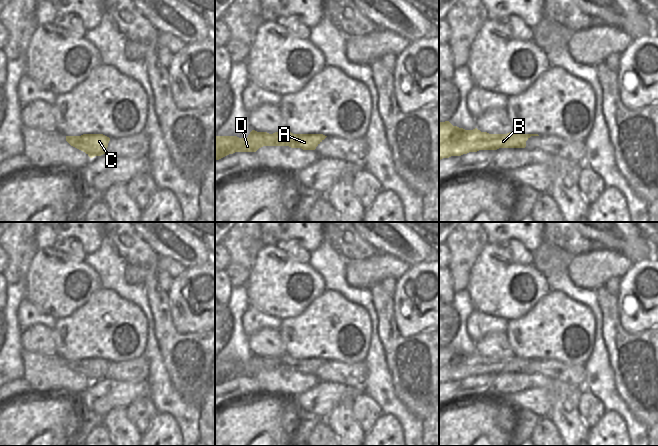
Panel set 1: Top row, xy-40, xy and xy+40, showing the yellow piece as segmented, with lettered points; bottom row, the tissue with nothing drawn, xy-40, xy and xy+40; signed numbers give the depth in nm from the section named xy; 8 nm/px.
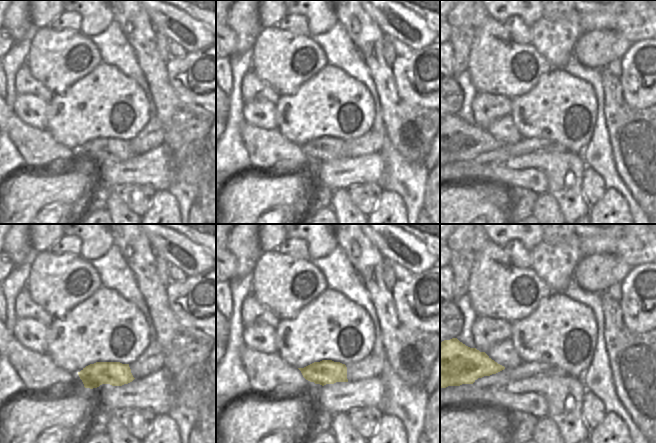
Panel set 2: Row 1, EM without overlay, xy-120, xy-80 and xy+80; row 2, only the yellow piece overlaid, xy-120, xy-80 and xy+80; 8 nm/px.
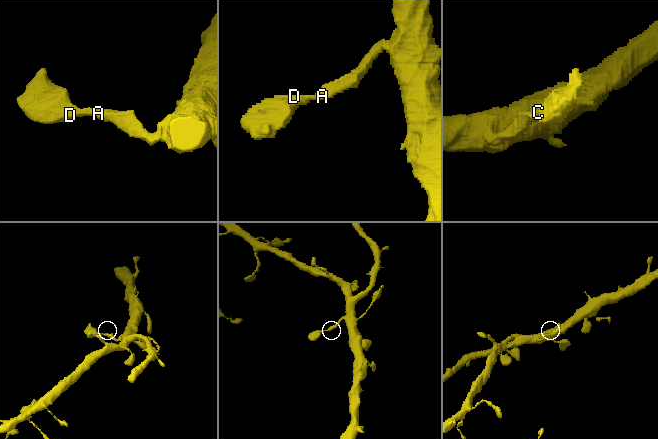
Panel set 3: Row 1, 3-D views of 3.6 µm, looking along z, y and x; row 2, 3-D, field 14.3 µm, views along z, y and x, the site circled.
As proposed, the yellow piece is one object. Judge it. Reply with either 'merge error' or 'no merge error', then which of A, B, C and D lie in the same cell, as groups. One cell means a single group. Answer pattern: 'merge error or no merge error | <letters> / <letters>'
no merge error | A B C D

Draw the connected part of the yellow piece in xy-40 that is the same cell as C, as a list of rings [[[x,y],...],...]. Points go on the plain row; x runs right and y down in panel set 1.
[[[83,358],[81,360],[66,360],[66,365],[93,382],[106,378],[110,362],[103,358]]]

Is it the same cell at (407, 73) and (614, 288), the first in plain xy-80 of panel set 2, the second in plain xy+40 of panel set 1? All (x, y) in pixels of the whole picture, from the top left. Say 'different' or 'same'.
different

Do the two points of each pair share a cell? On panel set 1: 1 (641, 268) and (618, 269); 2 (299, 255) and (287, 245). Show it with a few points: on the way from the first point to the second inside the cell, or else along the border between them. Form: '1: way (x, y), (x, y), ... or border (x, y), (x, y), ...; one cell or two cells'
1: border (634, 262), (620, 278); two cells
2: way (296, 252), (290, 246); one cell

